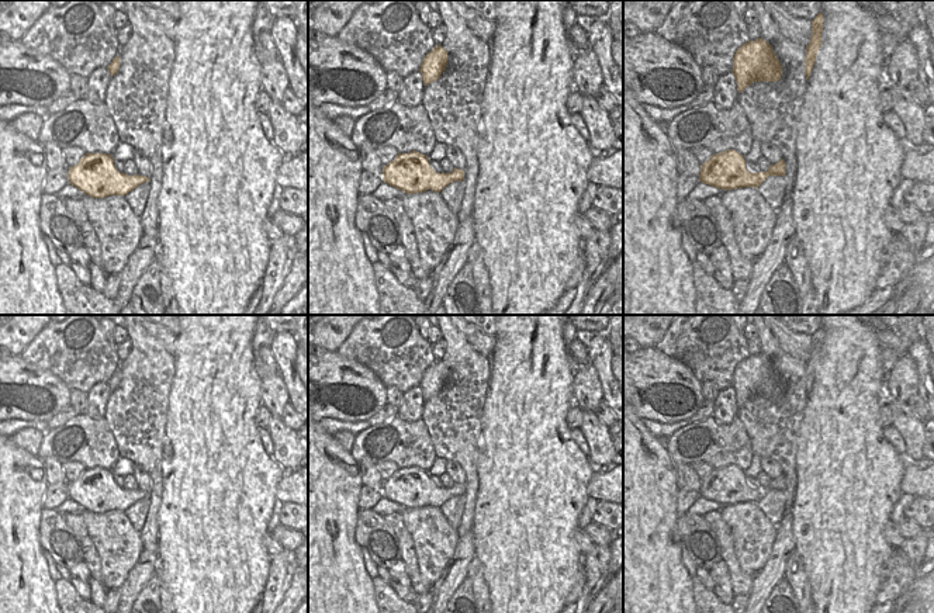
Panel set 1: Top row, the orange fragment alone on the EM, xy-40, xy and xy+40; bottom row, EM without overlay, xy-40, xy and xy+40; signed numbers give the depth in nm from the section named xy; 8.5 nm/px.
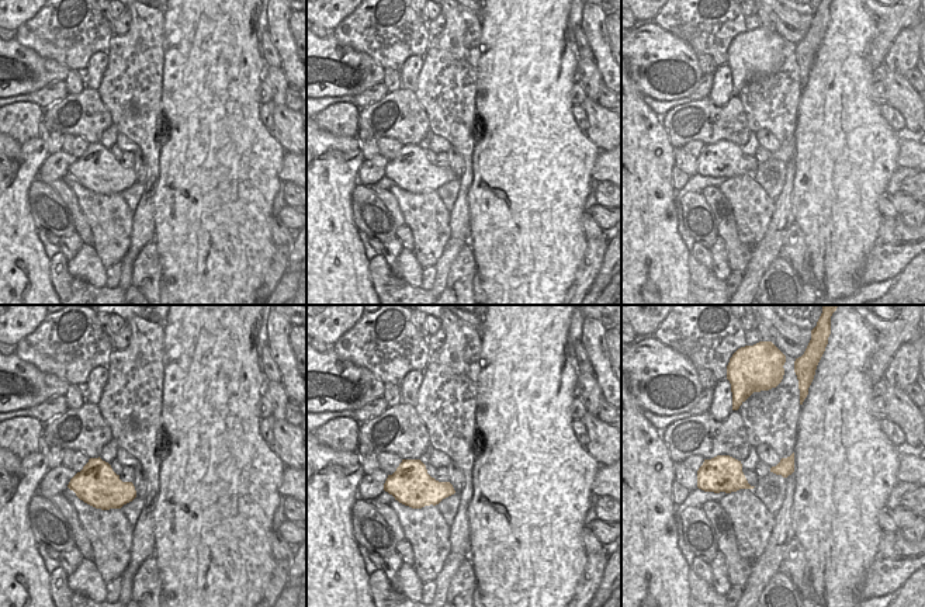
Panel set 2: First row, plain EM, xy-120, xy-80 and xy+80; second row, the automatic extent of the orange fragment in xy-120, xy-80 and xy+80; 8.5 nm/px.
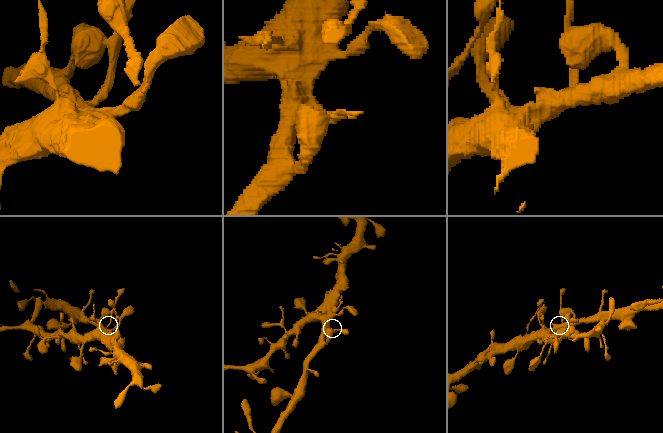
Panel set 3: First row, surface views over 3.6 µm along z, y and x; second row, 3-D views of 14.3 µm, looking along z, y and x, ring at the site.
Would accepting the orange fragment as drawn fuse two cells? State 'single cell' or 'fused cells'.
single cell

